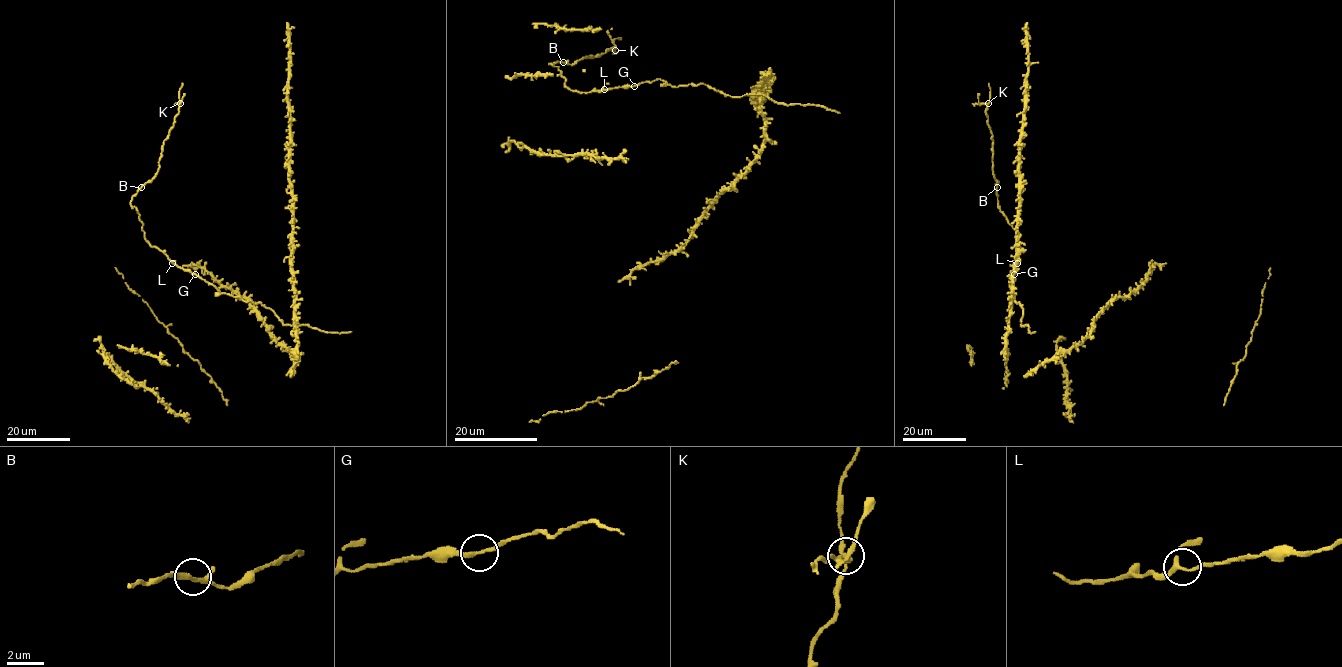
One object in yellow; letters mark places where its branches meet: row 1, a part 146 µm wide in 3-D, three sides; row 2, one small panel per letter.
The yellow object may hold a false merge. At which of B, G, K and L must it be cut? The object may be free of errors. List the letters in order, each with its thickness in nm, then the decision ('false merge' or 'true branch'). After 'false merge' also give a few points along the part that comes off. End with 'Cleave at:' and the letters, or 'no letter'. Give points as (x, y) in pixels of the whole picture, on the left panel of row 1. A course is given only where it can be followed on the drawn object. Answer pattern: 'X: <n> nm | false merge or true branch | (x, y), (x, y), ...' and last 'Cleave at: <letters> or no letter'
B: 200 nm | true branch
G: 220 nm | true branch
K: 200 nm | false merge
L: 170 nm | true branch
Cleave at: K

